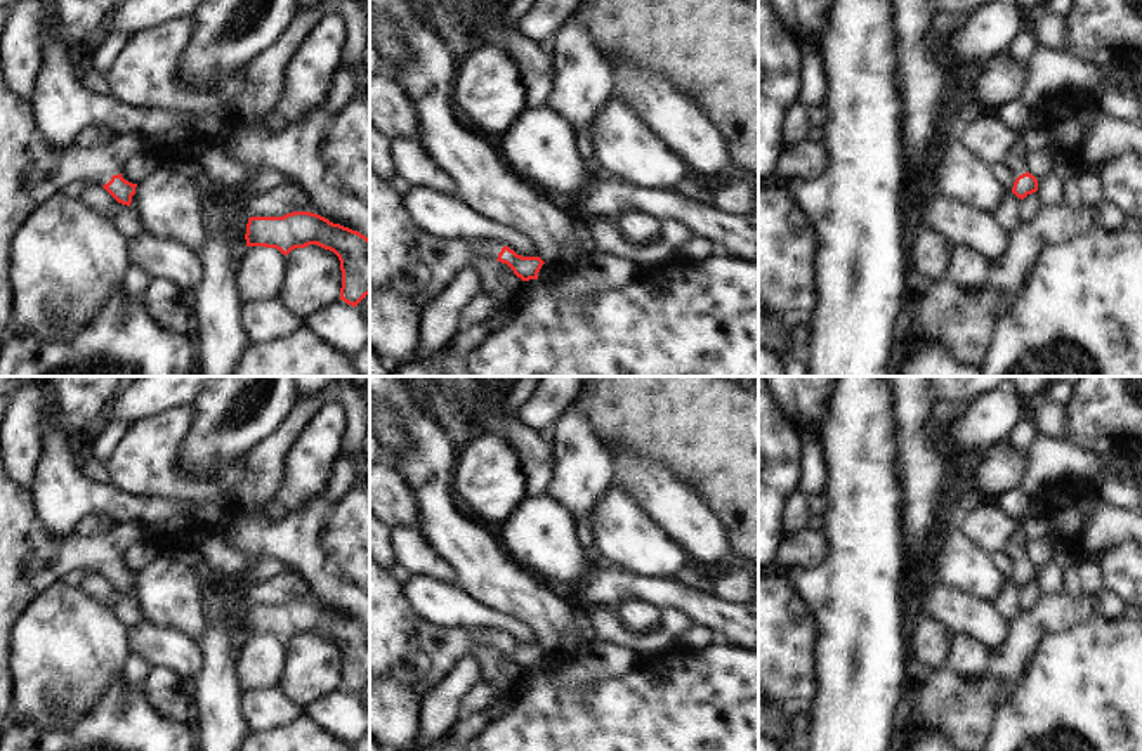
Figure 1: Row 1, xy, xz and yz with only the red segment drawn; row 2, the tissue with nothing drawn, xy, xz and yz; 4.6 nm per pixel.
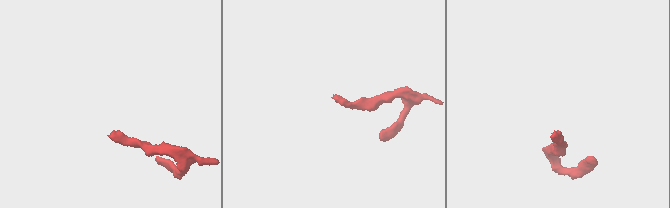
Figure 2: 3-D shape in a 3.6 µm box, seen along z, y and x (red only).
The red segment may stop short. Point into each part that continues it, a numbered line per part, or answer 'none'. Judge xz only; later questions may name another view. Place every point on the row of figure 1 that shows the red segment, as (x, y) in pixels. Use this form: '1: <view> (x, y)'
1: xz (403, 257)

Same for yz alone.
1: yz (1016, 155)

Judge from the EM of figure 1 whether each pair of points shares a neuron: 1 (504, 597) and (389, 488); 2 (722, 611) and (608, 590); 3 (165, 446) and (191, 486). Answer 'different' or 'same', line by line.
1: different
2: same
3: same

